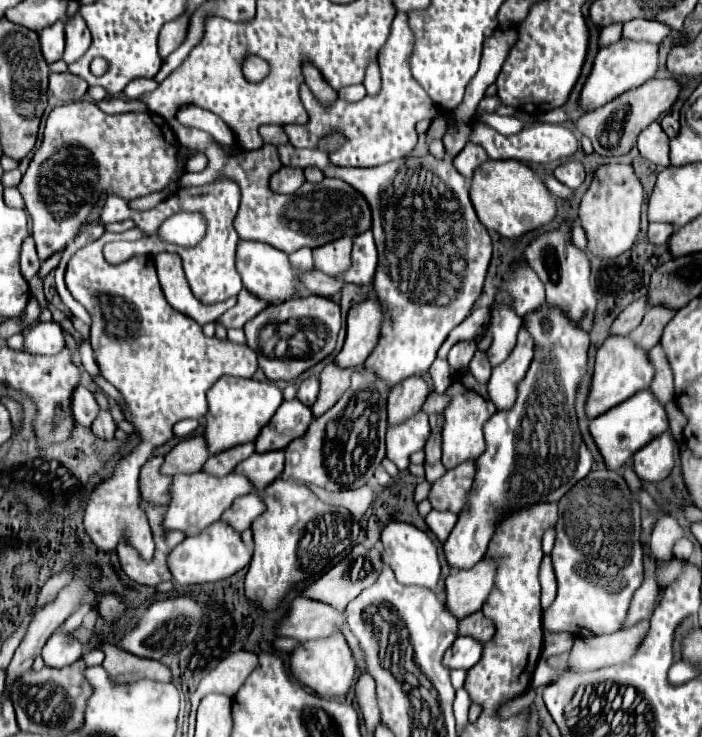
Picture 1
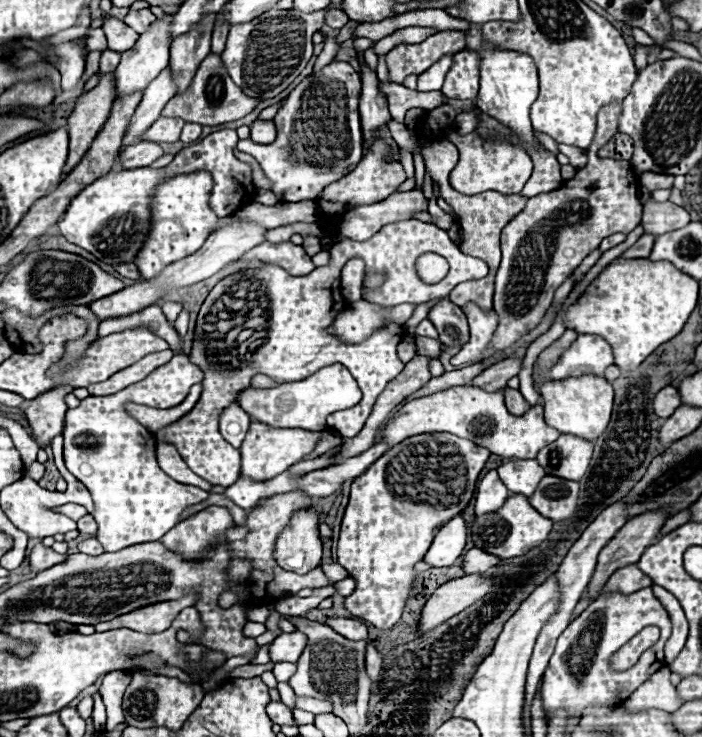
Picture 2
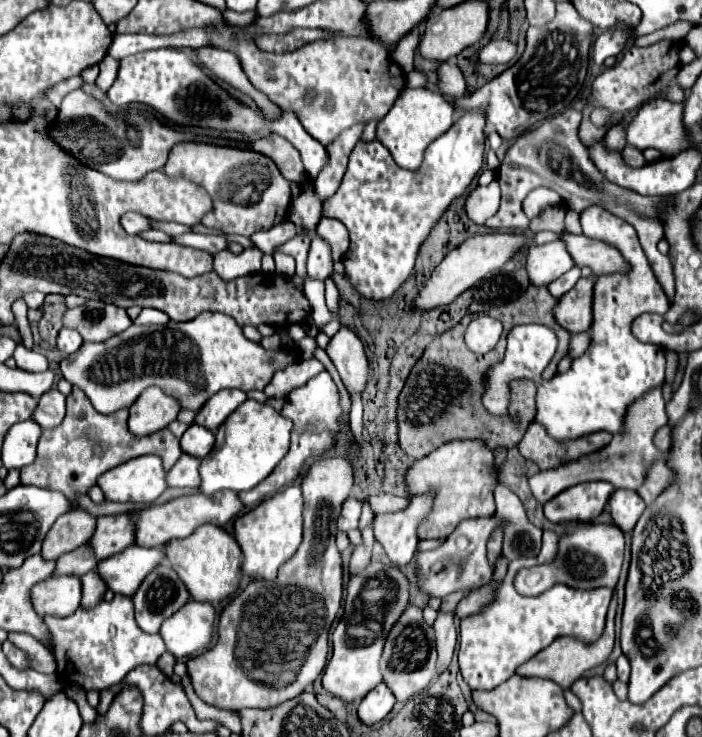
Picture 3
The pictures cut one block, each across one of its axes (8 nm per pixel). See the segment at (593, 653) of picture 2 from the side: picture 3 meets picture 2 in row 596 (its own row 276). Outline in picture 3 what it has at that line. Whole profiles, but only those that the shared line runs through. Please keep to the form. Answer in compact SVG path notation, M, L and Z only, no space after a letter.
M602 208L584 210L582 212L582 228L584 228L584 234L588 238L602 240L602 242L606 240L606 244L610 244L610 246L614 244L620 250L620 254L626 258L626 262L630 262L630 274L604 274L604 276L596 278L596 282L594 282L594 288L596 288L594 290L594 326L588 332L590 346L588 346L586 354L576 358L566 374L556 374L552 380L538 384L536 418L534 420L538 424L542 424L544 430L548 432L548 436L558 440L558 442L574 440L574 438L588 436L588 434L594 434L600 430L606 430L612 434L620 432L628 404L632 404L644 392L660 386L664 382L664 370L666 370L666 350L662 346L656 346L656 344L642 344L630 332L630 324L636 316L646 312L664 315L670 308L669 299L662 290L660 282L656 280L654 272L650 270L650 262L648 262L648 258L638 242L636 232L632 230L632 226L628 222L622 222L616 216L610 216Z

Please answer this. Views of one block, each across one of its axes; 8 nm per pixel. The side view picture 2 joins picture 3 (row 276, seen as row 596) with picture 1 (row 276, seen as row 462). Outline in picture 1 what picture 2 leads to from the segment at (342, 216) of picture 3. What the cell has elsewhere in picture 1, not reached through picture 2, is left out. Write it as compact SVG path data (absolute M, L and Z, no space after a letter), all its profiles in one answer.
M448 124L442 136L446 148L442 160L432 154L422 158L406 156L378 168L338 168L328 162L322 150L298 150L290 144L277 147L284 166L318 166L324 176L348 182L370 204L370 230L378 250L372 290L382 312L384 306L386 312L378 344L368 356L366 366L390 386L430 368L450 330L468 316L482 292L492 256L492 240L468 198L466 178L452 166L452 160L468 140L470 128L454 128L454 124Z

